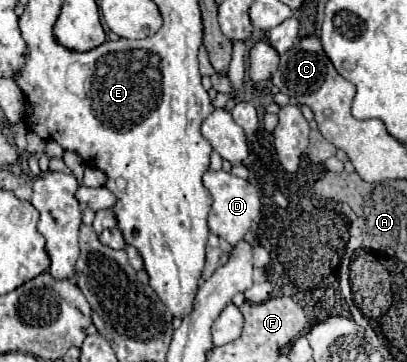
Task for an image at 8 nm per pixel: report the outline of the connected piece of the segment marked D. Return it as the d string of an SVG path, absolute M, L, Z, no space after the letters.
M207 171L203 175L203 185L207 187L213 203L209 211L209 231L225 239L229 245L235 245L243 239L243 235L251 229L253 221L261 217L261 199L259 187L251 185L249 181L235 177L225 171Z

